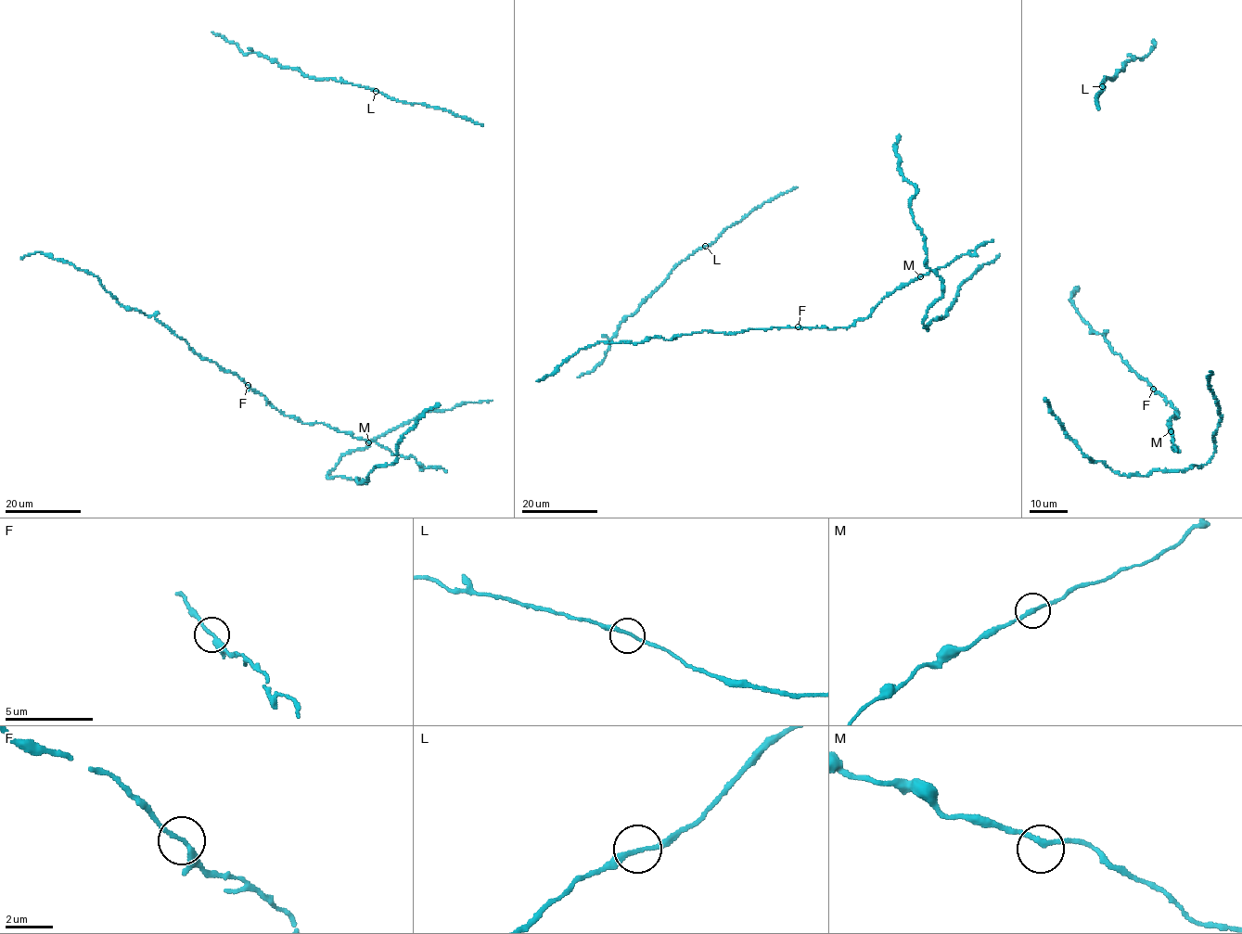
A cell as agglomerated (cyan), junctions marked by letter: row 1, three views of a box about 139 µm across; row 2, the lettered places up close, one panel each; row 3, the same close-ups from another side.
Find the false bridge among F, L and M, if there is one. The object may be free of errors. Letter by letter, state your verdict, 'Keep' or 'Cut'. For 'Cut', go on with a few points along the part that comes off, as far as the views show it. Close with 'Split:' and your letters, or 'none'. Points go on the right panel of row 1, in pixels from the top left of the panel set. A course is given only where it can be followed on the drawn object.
F: Keep
L: Keep
M: Keep
Split: none

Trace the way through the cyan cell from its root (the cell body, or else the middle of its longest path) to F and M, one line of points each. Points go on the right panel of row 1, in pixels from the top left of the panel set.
F: (1120, 356), (1131, 370), (1147, 379), (1154, 389)
M: (1120, 356), (1176, 408), (1178, 417), (1172, 415), (1171, 431)

